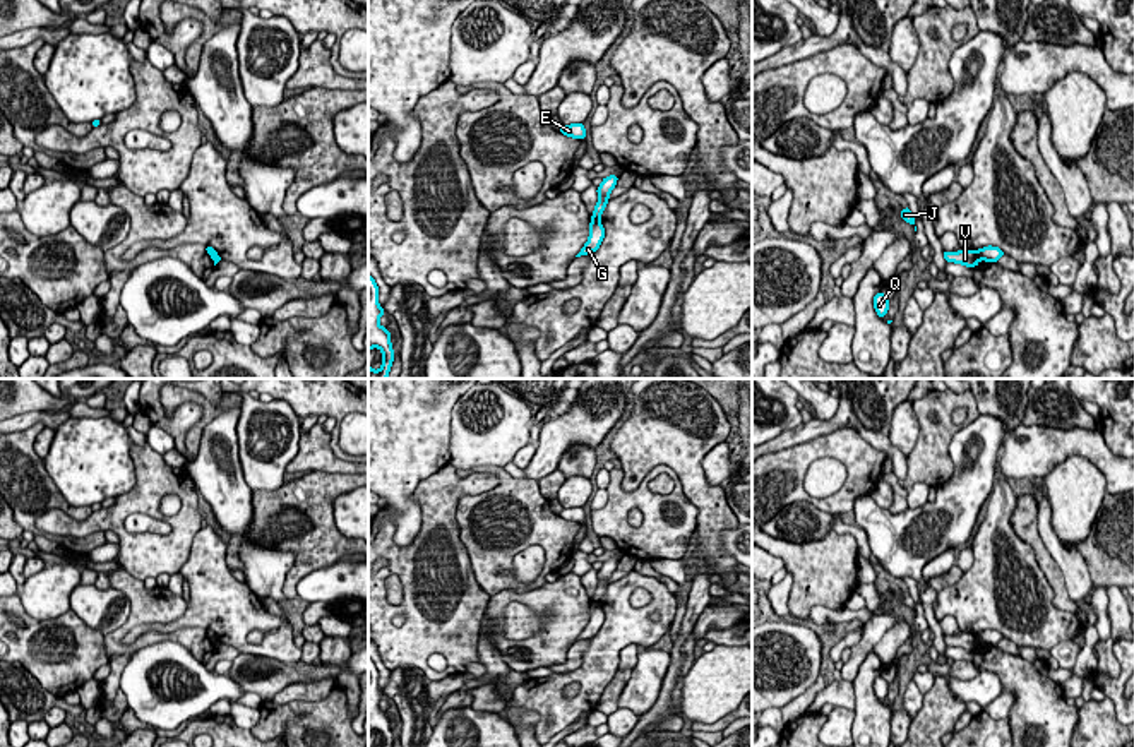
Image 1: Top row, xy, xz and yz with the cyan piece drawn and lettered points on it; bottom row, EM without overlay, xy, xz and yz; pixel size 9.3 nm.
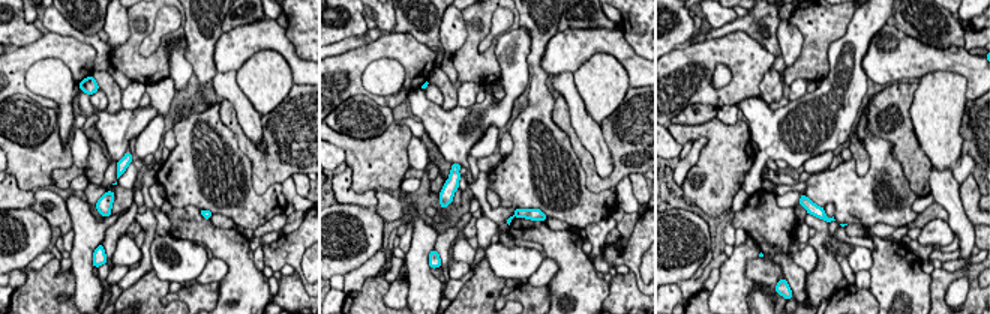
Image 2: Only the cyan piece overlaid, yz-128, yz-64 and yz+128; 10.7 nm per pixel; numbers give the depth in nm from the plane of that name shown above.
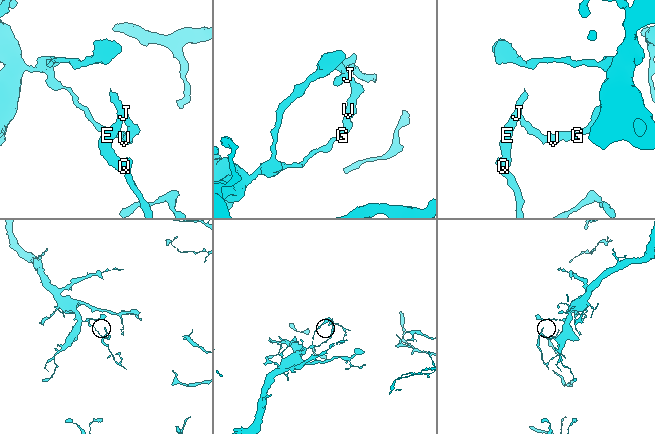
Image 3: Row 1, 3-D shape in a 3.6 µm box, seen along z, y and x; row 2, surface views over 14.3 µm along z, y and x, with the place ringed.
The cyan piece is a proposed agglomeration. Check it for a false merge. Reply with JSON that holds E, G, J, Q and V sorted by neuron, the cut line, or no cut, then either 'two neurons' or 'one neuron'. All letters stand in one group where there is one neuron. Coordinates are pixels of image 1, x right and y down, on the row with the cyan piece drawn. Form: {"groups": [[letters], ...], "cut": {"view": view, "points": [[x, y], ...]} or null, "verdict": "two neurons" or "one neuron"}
{"groups": [["E", "J", "Q", "V"], ["G"]], "cut": {"view": "xz", "points": [[593, 216], [598, 220]]}, "verdict": "two neurons"}

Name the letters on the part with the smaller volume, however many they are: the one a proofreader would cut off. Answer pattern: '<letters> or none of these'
E, J, Q, V

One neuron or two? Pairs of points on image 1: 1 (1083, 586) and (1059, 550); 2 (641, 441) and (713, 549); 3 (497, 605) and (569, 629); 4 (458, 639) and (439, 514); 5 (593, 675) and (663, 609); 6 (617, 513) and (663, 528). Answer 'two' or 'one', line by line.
1: one
2: one
3: one
4: one
5: one
6: one

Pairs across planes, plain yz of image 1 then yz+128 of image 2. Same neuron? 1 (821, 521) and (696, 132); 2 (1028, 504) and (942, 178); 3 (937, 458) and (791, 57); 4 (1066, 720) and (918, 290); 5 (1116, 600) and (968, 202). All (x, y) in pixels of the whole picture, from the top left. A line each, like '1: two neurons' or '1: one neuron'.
1: two neurons
2: two neurons
3: two neurons
4: one neuron
5: one neuron

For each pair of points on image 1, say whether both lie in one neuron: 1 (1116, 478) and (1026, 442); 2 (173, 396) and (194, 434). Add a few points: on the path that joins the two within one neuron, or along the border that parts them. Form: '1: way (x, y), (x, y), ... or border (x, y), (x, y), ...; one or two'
1: way (1098, 454), (1088, 444), (1050, 444); one
2: way (189, 396), (197, 398), (206, 406), (206, 418); one

